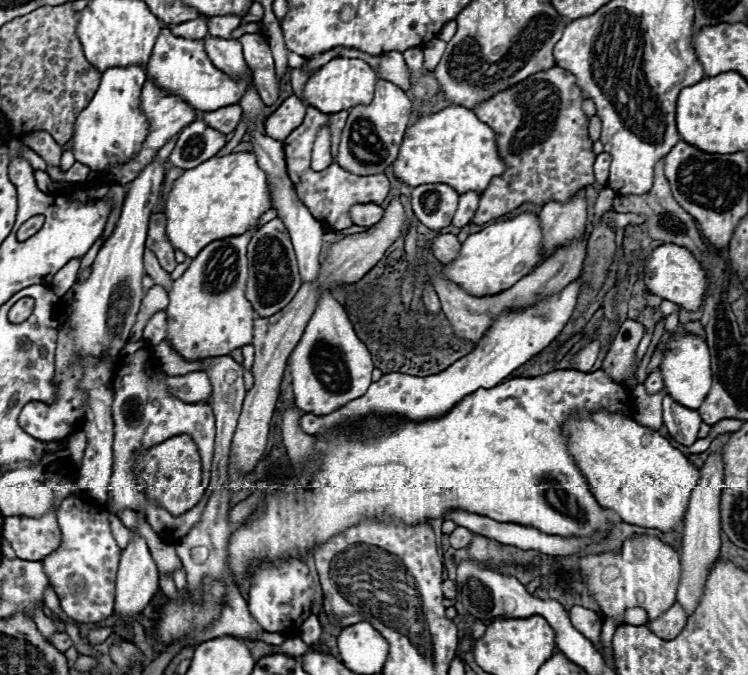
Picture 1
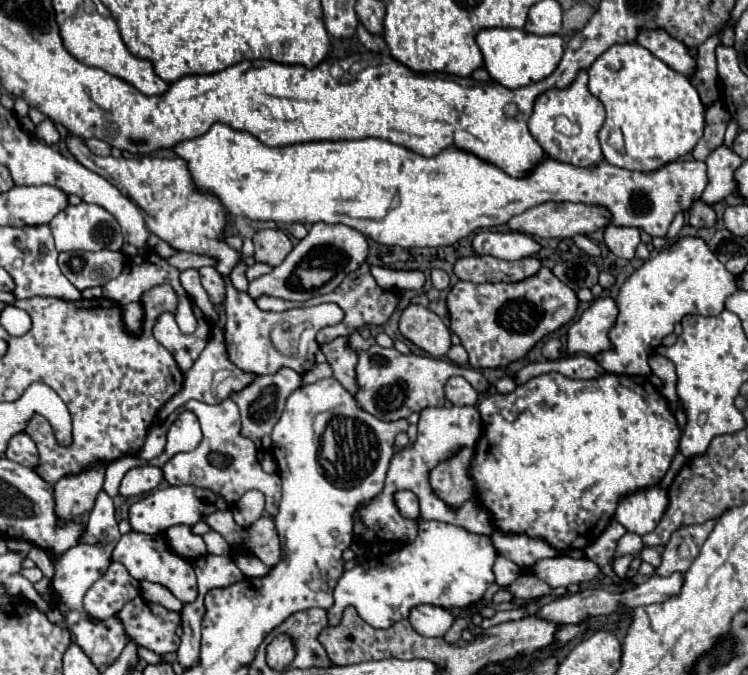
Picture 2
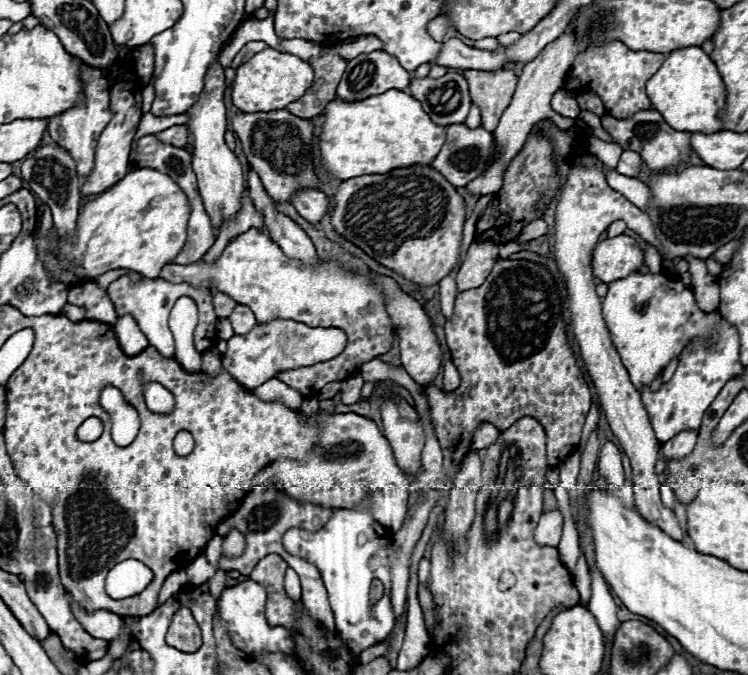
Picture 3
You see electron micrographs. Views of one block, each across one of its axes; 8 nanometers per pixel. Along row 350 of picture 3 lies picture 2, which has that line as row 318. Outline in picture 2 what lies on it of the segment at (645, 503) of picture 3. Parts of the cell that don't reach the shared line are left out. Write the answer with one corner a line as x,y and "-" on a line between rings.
608,296
598,298
574,326
568,330
568,352
588,352
590,356
596,356
600,352
606,352
612,348
612,342
608,338
608,332
612,330
614,322
618,318
616,302

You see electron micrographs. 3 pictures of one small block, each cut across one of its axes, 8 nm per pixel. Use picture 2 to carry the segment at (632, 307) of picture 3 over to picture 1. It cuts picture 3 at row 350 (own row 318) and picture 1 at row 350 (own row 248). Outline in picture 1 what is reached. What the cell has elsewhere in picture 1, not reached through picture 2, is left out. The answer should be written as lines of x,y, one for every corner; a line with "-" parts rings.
688,332
670,334
666,340
664,356
660,362
660,372
664,378
664,390
682,406
698,408
702,400
708,396
712,384
712,368
710,368
710,350
706,344
706,336
696,336

